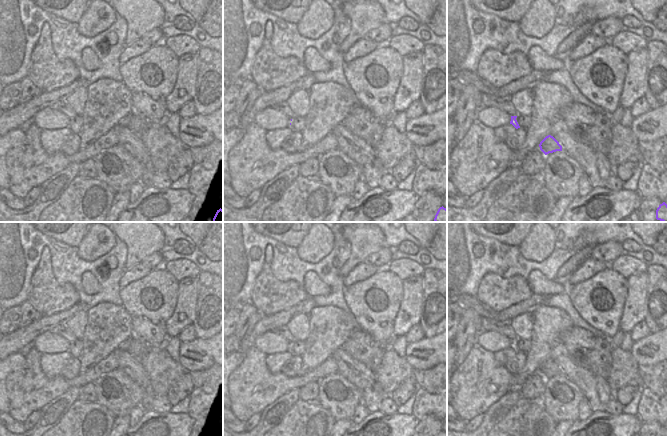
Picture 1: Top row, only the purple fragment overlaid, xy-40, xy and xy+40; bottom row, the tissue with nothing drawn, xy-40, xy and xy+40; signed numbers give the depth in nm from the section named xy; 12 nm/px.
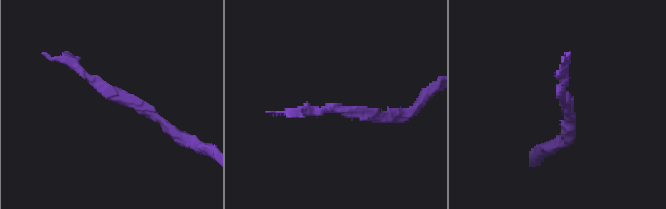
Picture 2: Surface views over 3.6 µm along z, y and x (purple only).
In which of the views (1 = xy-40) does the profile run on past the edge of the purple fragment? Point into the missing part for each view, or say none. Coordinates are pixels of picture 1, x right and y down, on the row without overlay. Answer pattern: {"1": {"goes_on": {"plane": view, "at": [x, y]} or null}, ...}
{"1": {"goes_on": null}}

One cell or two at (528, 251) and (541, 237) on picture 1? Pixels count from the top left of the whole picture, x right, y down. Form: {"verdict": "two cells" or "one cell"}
{"verdict": "one cell"}

